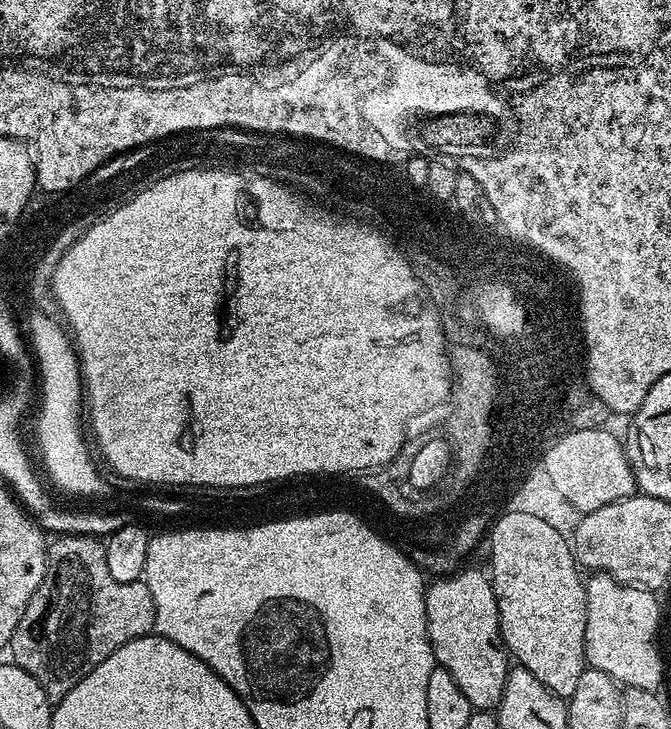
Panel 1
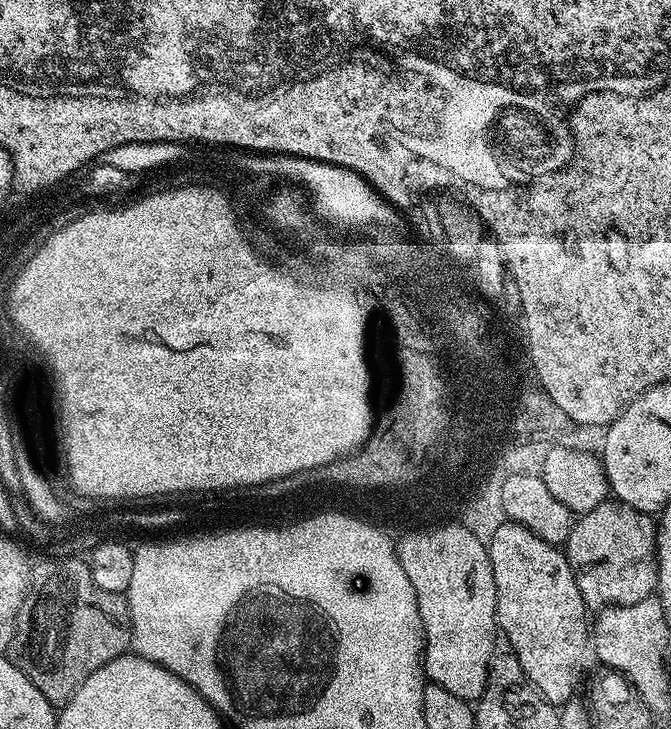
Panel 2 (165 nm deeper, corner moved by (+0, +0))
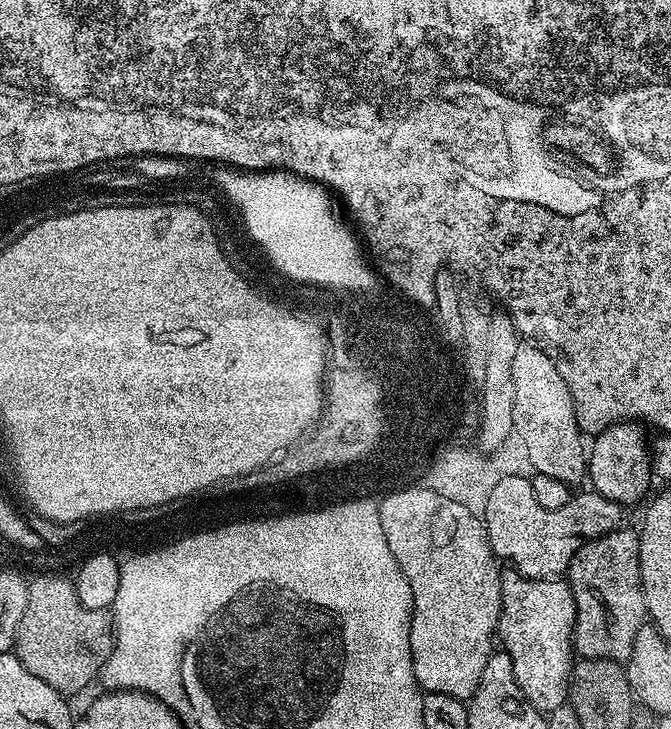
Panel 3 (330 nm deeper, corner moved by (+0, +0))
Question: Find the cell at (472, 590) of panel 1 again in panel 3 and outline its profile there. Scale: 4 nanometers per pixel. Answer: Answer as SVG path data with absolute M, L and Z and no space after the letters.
M413 488L389 492L385 500L379 501L382 534L386 534L390 554L394 554L412 591L410 650L414 678L425 693L450 694L450 698L467 702L472 699L474 690L478 690L478 682L482 682L484 667L494 651L492 640L494 644L498 636L501 565L492 553L483 519L470 509L441 494L432 496L430 490Z

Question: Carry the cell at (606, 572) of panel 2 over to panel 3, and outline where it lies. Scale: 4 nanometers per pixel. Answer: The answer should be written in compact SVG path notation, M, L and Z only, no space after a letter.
M621 526L602 538L586 542L574 554L566 579L576 603L575 655L585 660L627 662L648 614L640 573L639 535Z

